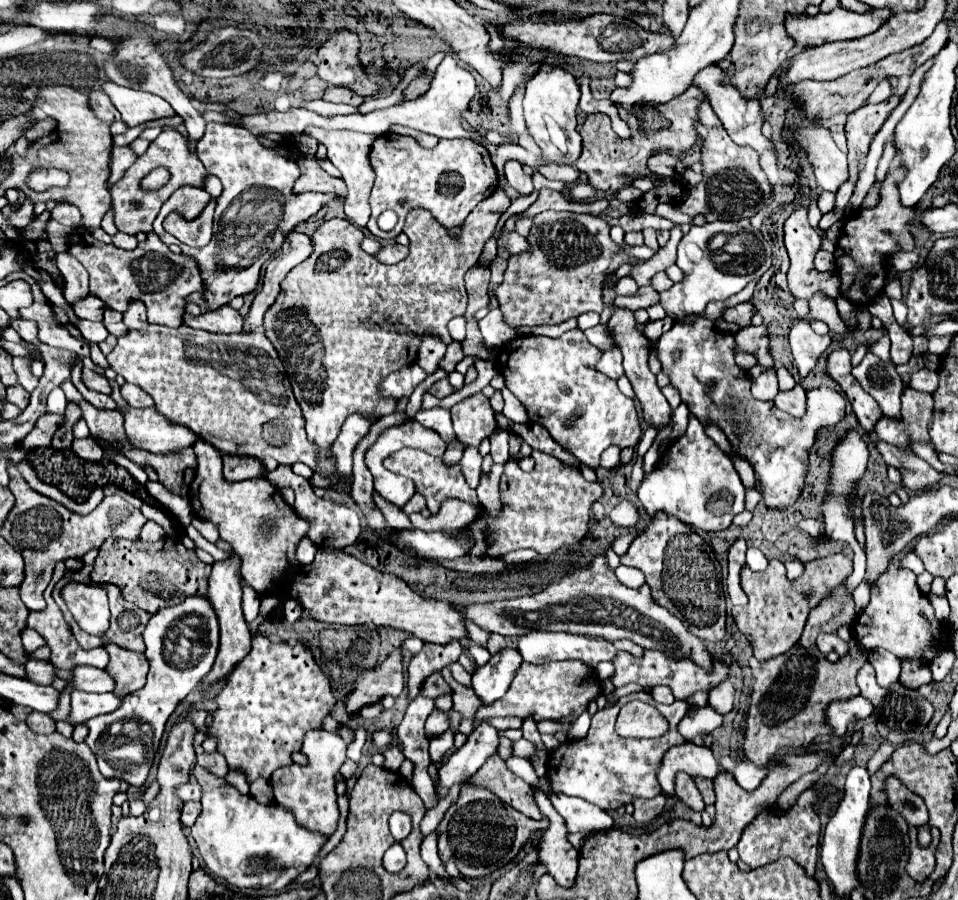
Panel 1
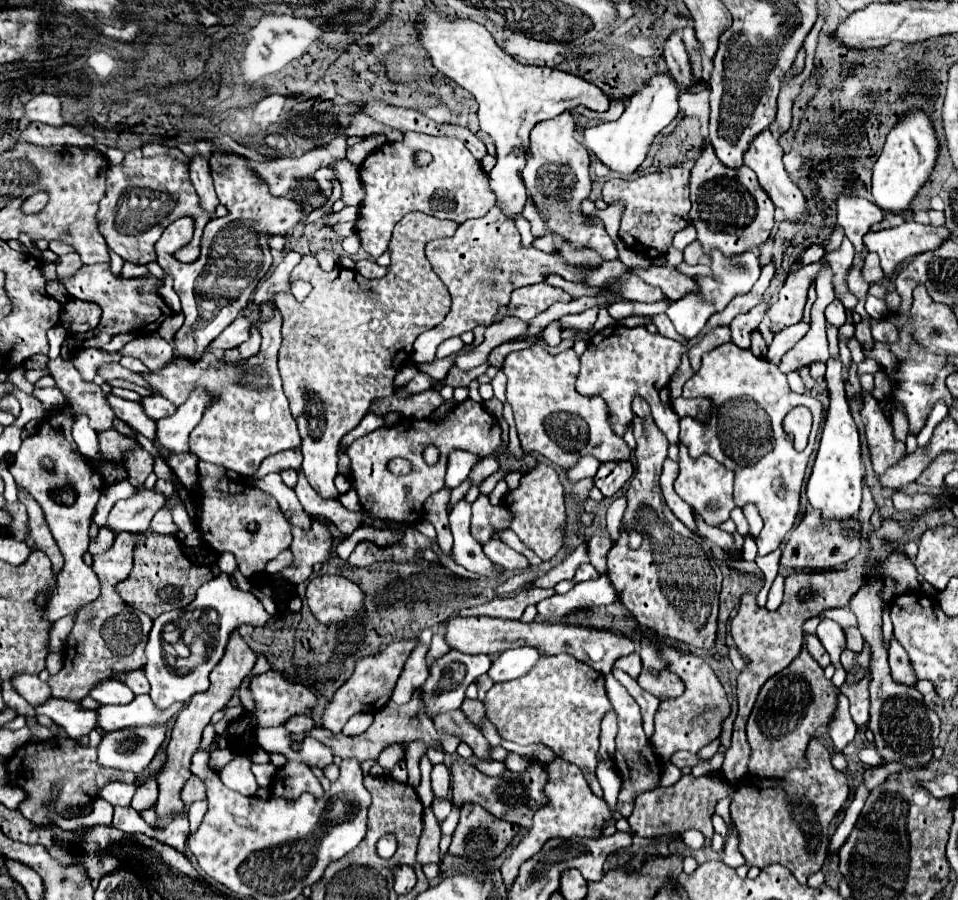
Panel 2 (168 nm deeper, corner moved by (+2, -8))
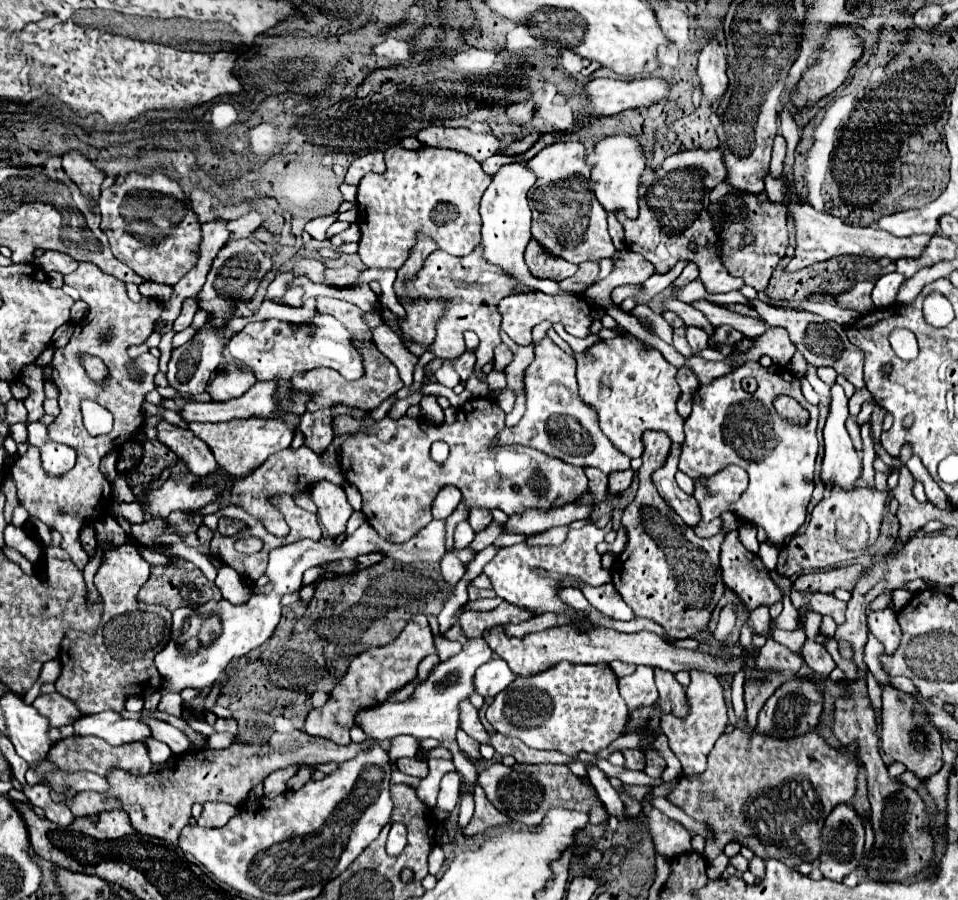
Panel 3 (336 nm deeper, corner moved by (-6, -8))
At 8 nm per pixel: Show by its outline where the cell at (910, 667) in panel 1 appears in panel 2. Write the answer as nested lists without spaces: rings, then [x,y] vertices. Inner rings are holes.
[[[892,638],[890,646],[888,646],[888,662],[892,668],[894,680],[898,680],[900,684],[908,684],[908,686],[912,686],[916,682],[914,672],[910,672],[910,660],[896,638]]]

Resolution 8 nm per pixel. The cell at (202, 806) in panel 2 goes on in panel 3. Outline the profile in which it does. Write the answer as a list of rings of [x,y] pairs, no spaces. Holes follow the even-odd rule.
[[[206,802],[204,810],[198,818],[198,826],[206,826],[206,828],[214,828],[214,826],[222,826],[226,824],[226,820],[232,818],[232,814],[236,812],[234,806],[230,804],[216,804],[216,802]]]

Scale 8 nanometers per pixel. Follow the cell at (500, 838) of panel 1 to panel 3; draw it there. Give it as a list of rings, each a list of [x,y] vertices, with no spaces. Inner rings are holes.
[[[476,786],[476,790],[474,790],[474,802],[476,802],[476,810],[474,810],[472,820],[464,828],[464,836],[476,836],[498,824],[504,824],[504,826],[510,824],[510,820],[488,802],[488,798],[480,786]]]

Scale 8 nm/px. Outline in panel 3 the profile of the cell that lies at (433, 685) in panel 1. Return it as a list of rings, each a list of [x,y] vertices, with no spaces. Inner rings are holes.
[[[458,730],[458,746],[460,746],[460,750],[462,750],[468,758],[480,760],[480,752],[478,752],[480,744],[478,744],[476,740],[472,740],[464,730]]]

